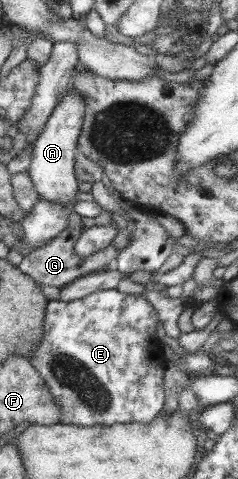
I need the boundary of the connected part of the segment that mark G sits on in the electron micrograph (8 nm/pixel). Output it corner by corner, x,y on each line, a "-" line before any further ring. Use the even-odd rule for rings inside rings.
64,228
44,246
38,246
29,254
25,253
18,268
38,286
52,286
61,289
78,277
84,277
90,272
106,271
106,267
111,268
113,266
119,250
112,245
108,245
104,249
88,255
88,257
74,255
74,244
78,241
79,235
78,229

